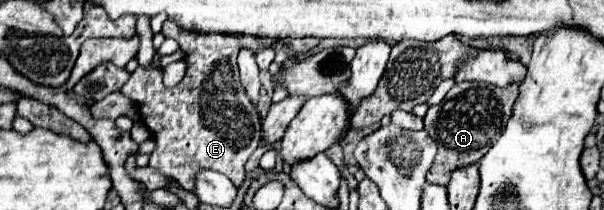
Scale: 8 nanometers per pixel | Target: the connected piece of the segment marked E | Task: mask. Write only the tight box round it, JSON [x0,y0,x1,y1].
[121,20,261,192]

